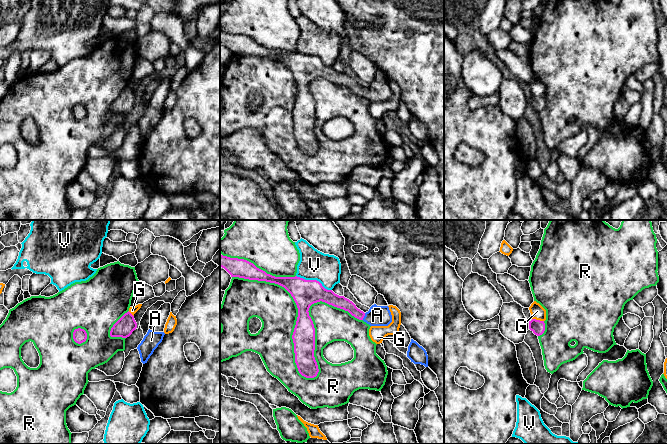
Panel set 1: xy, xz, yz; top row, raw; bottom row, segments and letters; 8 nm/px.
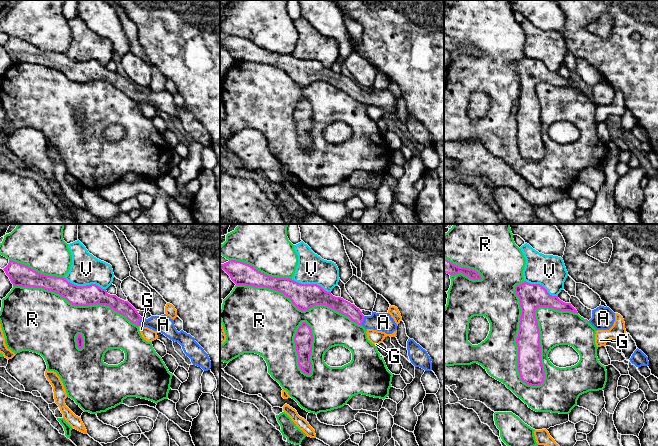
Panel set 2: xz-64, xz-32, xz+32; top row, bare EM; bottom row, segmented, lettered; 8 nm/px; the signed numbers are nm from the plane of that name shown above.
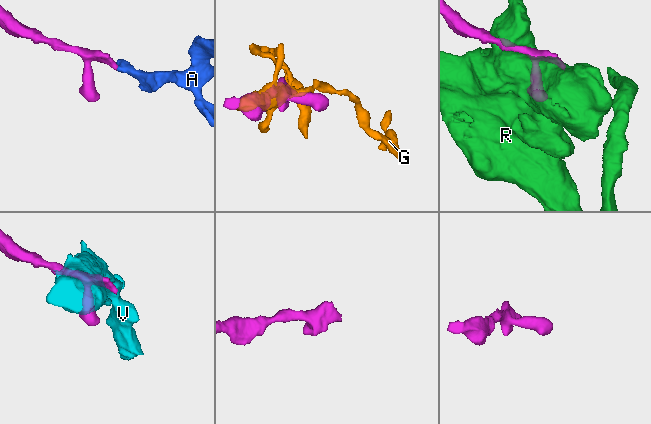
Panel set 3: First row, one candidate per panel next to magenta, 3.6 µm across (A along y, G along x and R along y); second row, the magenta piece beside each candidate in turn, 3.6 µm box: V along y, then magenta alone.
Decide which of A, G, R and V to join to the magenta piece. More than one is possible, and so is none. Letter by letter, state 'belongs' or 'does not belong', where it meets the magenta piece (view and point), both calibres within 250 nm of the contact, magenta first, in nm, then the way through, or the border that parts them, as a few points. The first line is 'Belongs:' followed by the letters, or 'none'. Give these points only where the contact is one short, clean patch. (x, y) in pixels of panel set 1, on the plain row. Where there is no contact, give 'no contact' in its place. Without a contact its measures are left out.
Belongs: A
A: belongs | xz (364, 91) | 100/160 nm | across xz (341, 78), (358, 90), (364, 91), (377, 91)
G: does not belong | yz (538, 96) | 110/110 nm
R: does not belong | xz (300, 149) | 180/280 nm
V: does not belong | xz (314, 56) | 200/240 nm

